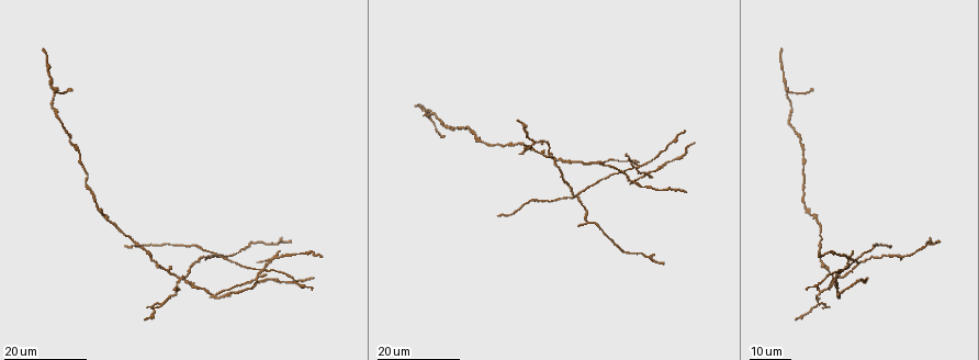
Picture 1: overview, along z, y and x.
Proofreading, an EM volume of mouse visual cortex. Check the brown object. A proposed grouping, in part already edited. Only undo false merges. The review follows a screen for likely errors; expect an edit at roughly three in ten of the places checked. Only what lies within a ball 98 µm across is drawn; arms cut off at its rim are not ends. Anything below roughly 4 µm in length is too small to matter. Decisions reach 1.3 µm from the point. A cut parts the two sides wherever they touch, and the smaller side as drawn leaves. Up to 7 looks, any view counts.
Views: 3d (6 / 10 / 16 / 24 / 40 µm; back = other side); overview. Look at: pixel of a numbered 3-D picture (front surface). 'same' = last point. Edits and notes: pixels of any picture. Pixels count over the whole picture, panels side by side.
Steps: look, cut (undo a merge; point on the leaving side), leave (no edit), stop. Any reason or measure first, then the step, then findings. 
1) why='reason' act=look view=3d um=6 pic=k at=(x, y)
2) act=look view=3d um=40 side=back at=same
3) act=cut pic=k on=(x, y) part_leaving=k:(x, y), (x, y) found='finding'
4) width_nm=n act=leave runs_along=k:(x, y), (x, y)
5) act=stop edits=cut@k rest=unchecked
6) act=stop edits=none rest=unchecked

why='four-way junction' act=look view=3d um=16 pic=1 at=(587, 162)

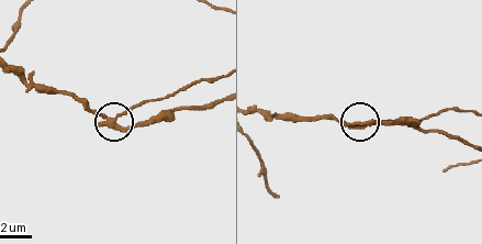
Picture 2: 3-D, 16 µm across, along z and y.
act=look view=3d um=6 pic=2 at=(360, 125)

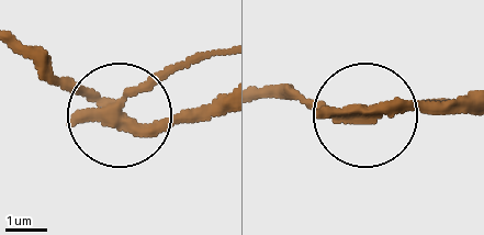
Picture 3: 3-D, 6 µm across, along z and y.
act=look view=3d um=6 side=back pic=3 at=(123, 103)

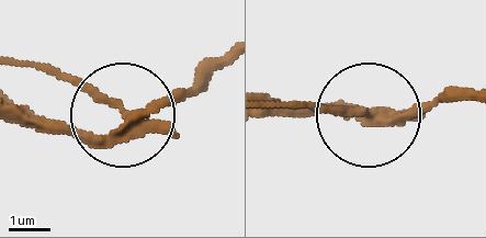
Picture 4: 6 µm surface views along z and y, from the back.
act=cut pic=4 on=(64, 126) part_leaving=4:(125, 120), (24, 64) found='two neurons meet here'

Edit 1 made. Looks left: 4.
act=look view=overview

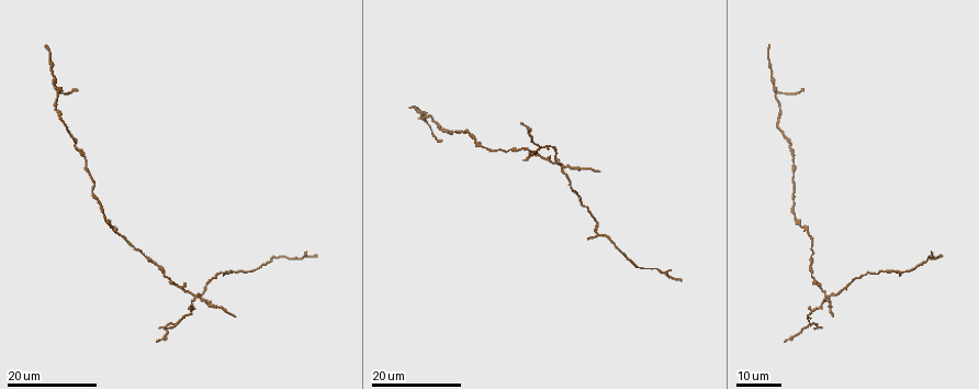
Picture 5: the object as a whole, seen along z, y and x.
why='four arms meet' act=look view=3d um=16 pic=5 at=(196, 297)

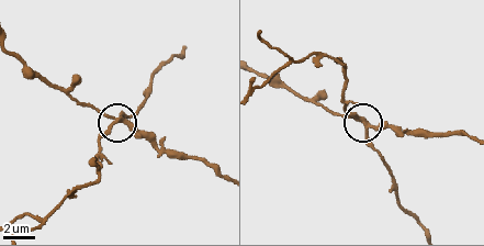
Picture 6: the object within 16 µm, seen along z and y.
act=look view=3d um=6 pic=6 at=(115, 122)

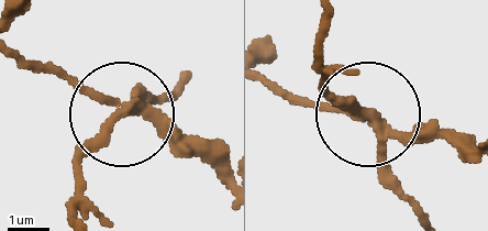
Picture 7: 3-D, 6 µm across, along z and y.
act=look view=3d um=6 side=back pic=7 at=(120, 115)

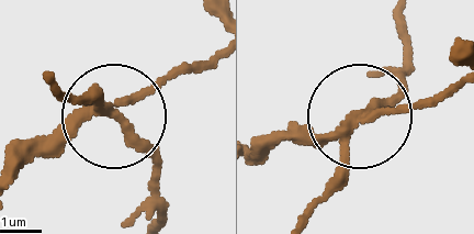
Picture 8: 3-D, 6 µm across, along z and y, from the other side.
width_nm=220 act=cut pic=8 on=(143, 146) found='a second neuron is stuck on'

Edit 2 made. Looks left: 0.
act=stop edits=cut@4,cut@8 rest=unchecked

